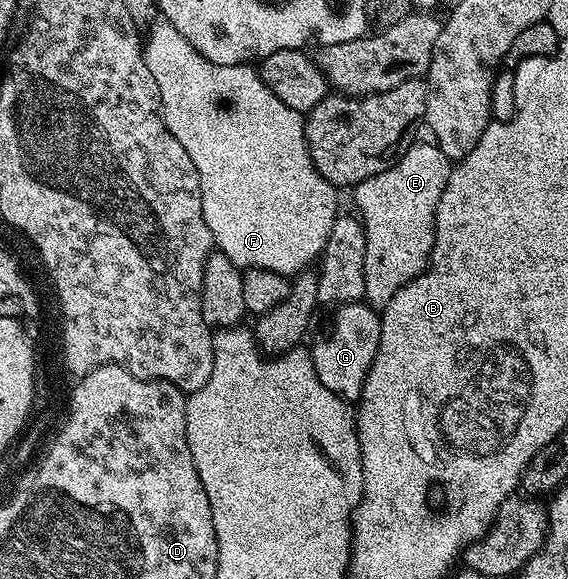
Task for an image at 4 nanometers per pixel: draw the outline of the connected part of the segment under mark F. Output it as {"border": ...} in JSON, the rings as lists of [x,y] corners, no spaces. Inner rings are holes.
{"border":[[[158,19],[158,22],[151,27],[150,34],[147,36],[145,34],[144,56],[148,63],[148,71],[152,71],[152,79],[156,79],[156,87],[160,87],[162,117],[166,121],[166,129],[172,131],[172,135],[180,143],[180,147],[184,147],[184,151],[188,151],[192,163],[196,163],[196,171],[200,175],[204,219],[208,231],[214,236],[217,252],[224,254],[234,266],[242,271],[263,269],[279,273],[280,276],[290,279],[309,270],[322,256],[329,229],[340,214],[340,208],[338,208],[339,190],[320,176],[310,158],[310,148],[306,146],[306,123],[303,114],[292,111],[292,107],[288,107],[288,103],[280,103],[280,99],[276,99],[276,95],[272,95],[272,91],[268,91],[268,87],[263,83],[262,77],[259,76],[257,68],[253,64],[221,65],[204,59],[204,55],[200,55],[196,51],[196,47],[192,47],[192,43],[188,43],[188,39],[184,39],[184,35],[180,35],[180,31],[176,31],[176,27],[172,27],[172,23],[168,23],[165,19]]]}

